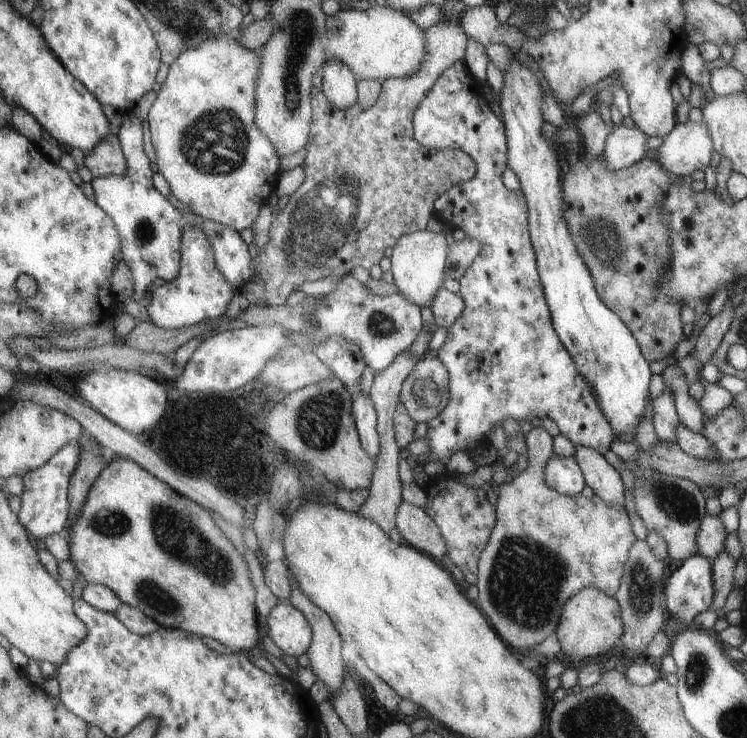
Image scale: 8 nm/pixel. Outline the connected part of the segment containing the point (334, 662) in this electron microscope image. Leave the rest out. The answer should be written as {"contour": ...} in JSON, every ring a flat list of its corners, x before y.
{"contour":[[292,582,290,602,306,615,313,626,313,645,307,650,312,668,316,678,321,680,336,696,344,682,344,662,340,656,340,635,336,632,333,619,330,615,316,606,297,584]]}

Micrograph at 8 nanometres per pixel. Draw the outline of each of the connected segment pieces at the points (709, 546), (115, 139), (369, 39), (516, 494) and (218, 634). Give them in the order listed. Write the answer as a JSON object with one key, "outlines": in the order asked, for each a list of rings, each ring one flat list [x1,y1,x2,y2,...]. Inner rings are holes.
{"outlines":[[[706,515,701,522,696,540,697,554,707,558,712,564,724,551,724,540,728,533,719,516]],[[109,134,100,145,86,154,84,165,95,177,123,175,127,166,118,135]],[[373,3,373,6,367,10,355,10,354,8,351,8,350,10,340,9,336,14,327,16,326,26,328,26,328,29,325,30,326,62,339,60,340,62,346,63,350,68,352,68,353,72,356,74,356,78,360,81,364,79,378,79,382,82,384,79,390,77,409,77,421,68,421,62,425,61,425,56,428,54,428,46,426,46,426,44,428,44,428,42,426,42,426,30,420,28,417,24,414,24,404,11,399,11,398,9,393,9,388,6,383,7]],[[544,427,533,428,524,435,527,444,527,457,529,460,527,468,513,478,511,482,498,485,493,480,490,481,490,486,495,487,497,490,497,526,493,529,492,536,490,536,484,552,481,554,480,576,477,580,479,595,476,599,478,604,482,607,482,610,485,611,486,616,490,618,490,622,493,622,494,628,498,631,498,634,501,634,502,638,506,639,508,645,514,645,514,648,519,651,526,650,526,648,532,649,534,644,540,644,550,635,556,635,557,626,560,624,561,620,561,612,562,609,565,608,566,601,569,601,570,597,573,597,582,589,594,586,599,591,605,592,611,597,616,596,617,592,620,590,621,578,624,577,625,566,628,564,629,550,636,542,636,536,634,536,632,524,630,524,630,520,628,520,628,514,626,514,620,506,610,505,598,495,594,495,592,498,587,498,582,494,571,497,551,489,545,481,545,468,547,467,548,461,554,456,552,451,553,436]],[[116,457,113,461,110,461,98,477,96,484,90,491,87,503,71,526,70,550,71,558,77,564,79,571,86,575,90,583,102,583,110,586,123,603,146,613,151,619,159,623,161,627,185,630,200,637,210,636,210,638,225,644,233,653,239,650,250,650,262,637,260,624,256,624,254,586,252,586,252,582,248,578,248,568,246,568,246,562,244,562,242,554,234,548,234,544,226,538,226,534,214,524,214,520,212,520,208,510,204,510,195,501,180,495,177,490,168,486,157,475,150,474,150,471,146,470,145,467,126,457]]]}

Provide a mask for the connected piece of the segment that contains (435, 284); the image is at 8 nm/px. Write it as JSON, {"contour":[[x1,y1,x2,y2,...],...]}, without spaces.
{"contour":[[416,231,400,238,393,246,391,256,391,270,393,282,410,302,422,306,431,306,431,302,442,290,444,268,447,268,447,258,450,247,446,244,446,237,432,231]]}

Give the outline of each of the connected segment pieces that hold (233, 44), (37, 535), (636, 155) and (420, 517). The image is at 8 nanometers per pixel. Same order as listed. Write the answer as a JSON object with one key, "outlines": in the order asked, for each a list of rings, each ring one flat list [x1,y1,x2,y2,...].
{"outlines":[[[235,34,220,35,216,40,209,40,201,42,196,48,185,50,172,65,169,66,169,71,158,92,156,100,152,103,148,115,148,124,151,132,151,144,156,153,156,164,159,172,169,183,170,190,181,204,188,207,196,215,202,218,210,218,211,221,221,222,224,226,232,227,234,230,240,232,244,228,251,228,252,224,258,218,258,210,262,208,264,202,268,203,270,194,276,188,276,180,278,180,278,170,280,170,280,158,278,153,274,150,274,146,260,128,254,122,254,90,256,90,257,78,260,68,260,49,246,48,242,43,237,41]],[[78,442,65,446,50,462,25,476,26,490,23,509,19,512,21,521,28,527,34,539,40,544,50,534,62,534,71,518,70,487,74,473,81,464,84,448]],[[616,126,607,136,603,158,611,171,623,169,644,158,648,135,637,128]],[[402,500,395,519,398,532,408,545,439,561,448,555,447,542,437,522,423,508]]]}

